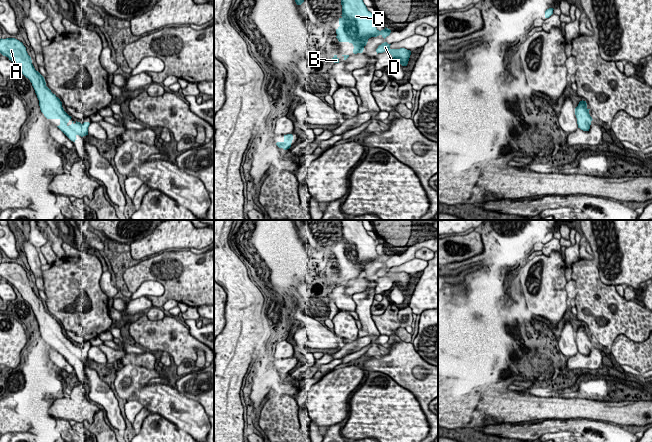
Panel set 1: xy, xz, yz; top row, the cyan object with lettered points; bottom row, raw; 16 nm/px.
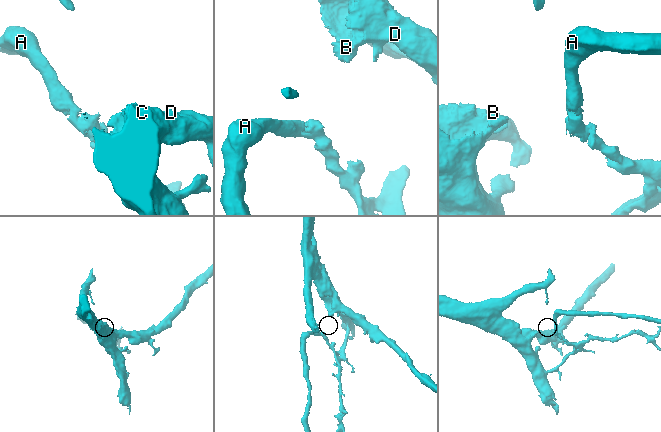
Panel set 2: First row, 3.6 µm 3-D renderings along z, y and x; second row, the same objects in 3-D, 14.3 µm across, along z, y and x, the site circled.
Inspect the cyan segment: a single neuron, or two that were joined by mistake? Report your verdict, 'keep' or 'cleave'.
cleave

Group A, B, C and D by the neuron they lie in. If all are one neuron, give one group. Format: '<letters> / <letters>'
A / B C D

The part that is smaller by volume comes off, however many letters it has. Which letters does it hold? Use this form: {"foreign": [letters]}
{"foreign": ["A"]}

